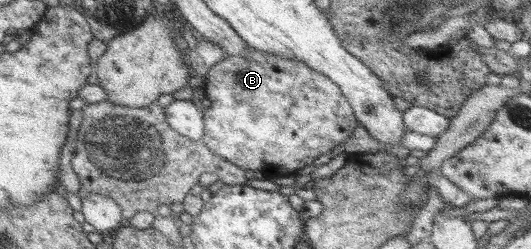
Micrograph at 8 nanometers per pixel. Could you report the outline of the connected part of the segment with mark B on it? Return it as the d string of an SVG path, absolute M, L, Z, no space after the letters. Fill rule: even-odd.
M247 47L245 58L226 55L213 64L204 76L204 96L210 101L210 106L202 110L201 142L216 157L242 171L258 170L265 177L296 174L334 146L344 143L357 125L340 89L325 76L294 59L262 54Z

